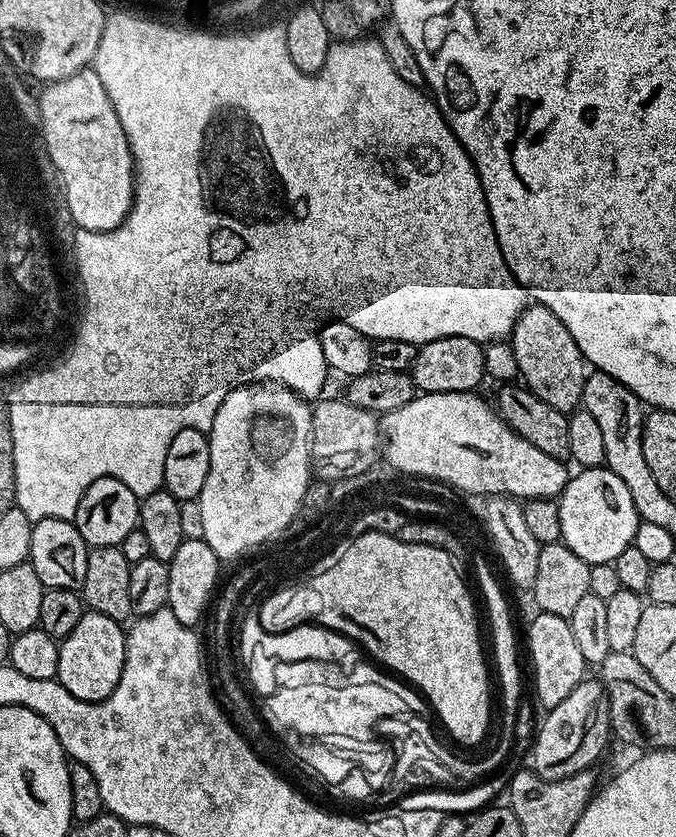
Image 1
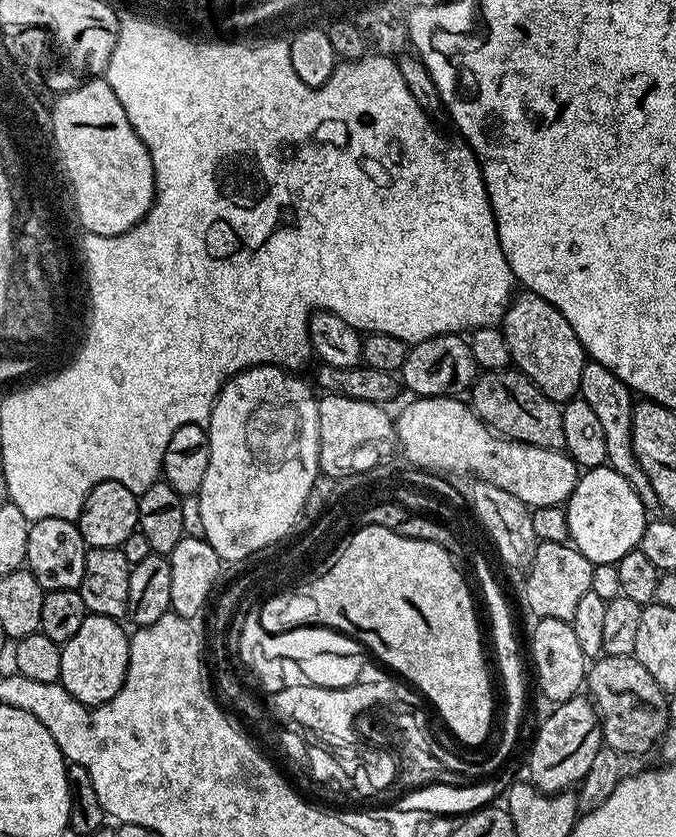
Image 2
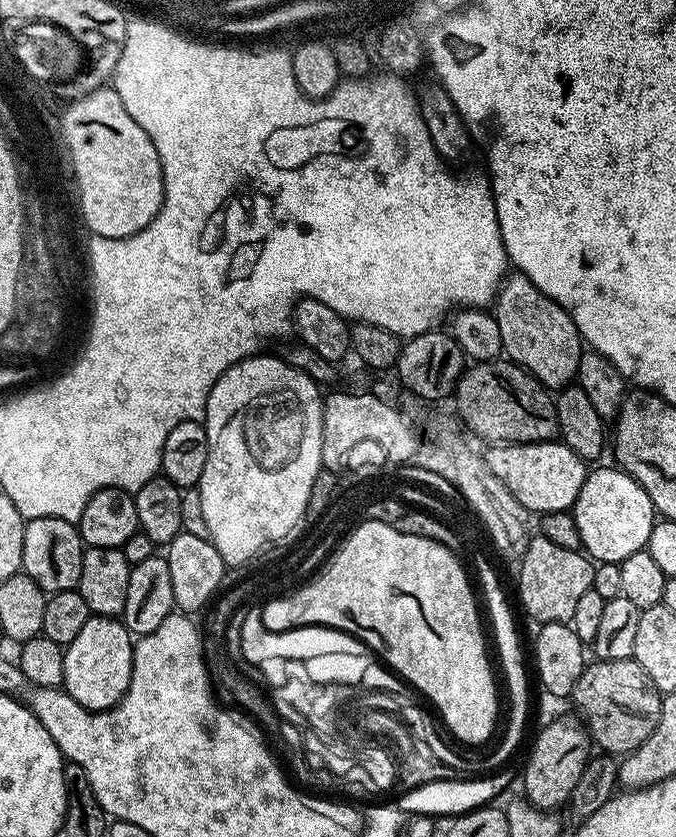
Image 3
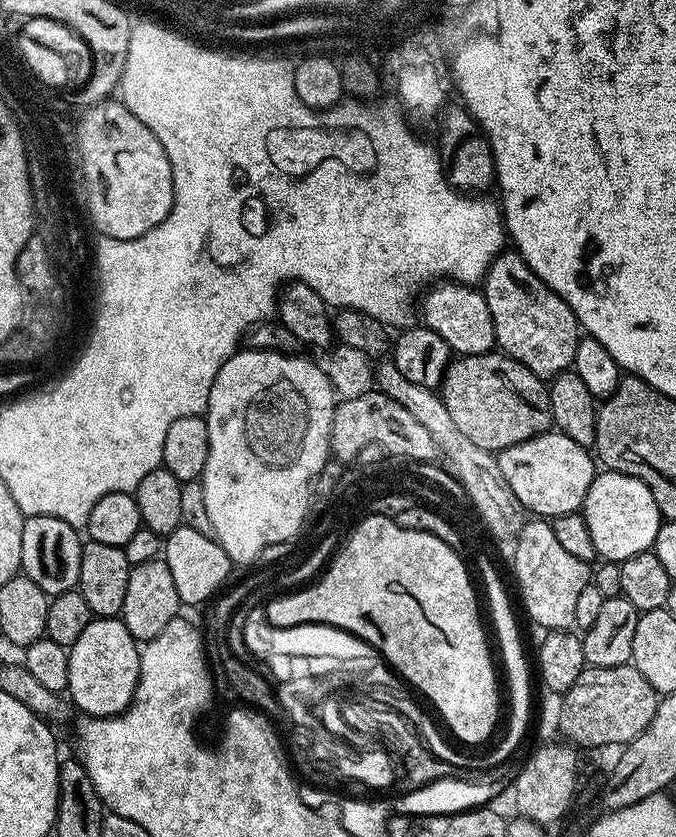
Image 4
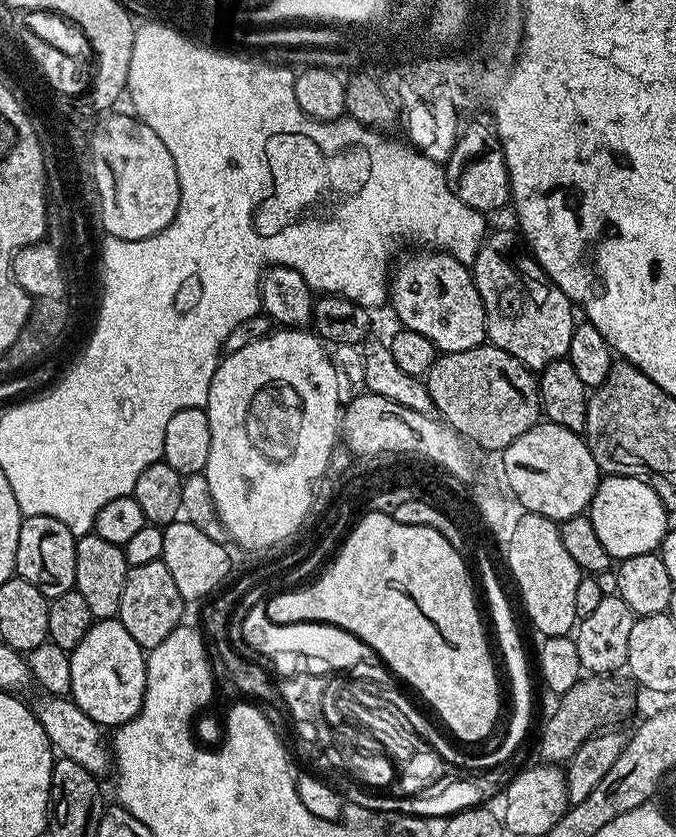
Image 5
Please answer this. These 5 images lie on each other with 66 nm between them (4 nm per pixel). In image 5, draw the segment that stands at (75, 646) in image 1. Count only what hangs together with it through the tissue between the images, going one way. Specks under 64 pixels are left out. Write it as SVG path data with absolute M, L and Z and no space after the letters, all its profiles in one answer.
M113 618L111 620L96 620L91 626L90 630L86 634L86 638L82 638L82 642L78 642L78 646L71 649L70 652L70 686L72 687L70 693L70 699L79 706L89 717L98 725L119 726L130 722L130 718L134 718L138 714L138 710L142 706L144 701L144 695L146 694L146 652L138 646L138 642L134 642L134 638L130 638L130 630L126 630L126 626L122 626L119 619Z

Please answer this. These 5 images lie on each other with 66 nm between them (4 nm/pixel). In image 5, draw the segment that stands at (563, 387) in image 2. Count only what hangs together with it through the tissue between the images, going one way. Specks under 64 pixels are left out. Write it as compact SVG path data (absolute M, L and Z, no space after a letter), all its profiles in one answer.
M489 231L485 235L478 254L470 265L472 283L475 284L484 303L488 323L487 339L490 343L495 348L506 350L506 354L518 358L518 362L522 362L526 367L543 370L550 362L567 357L570 338L576 329L578 316L574 311L572 299L544 273L544 269L534 259L531 251L522 243L521 237L513 232Z

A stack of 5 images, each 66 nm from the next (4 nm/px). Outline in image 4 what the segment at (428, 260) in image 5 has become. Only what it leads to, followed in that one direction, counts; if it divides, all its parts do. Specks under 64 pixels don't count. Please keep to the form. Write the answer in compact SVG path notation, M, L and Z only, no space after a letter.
M436 282L428 290L424 305L418 308L419 315L420 312L424 315L423 327L434 330L434 334L445 340L457 357L486 354L497 347L494 322L490 318L490 306L486 306L483 291L455 282Z

